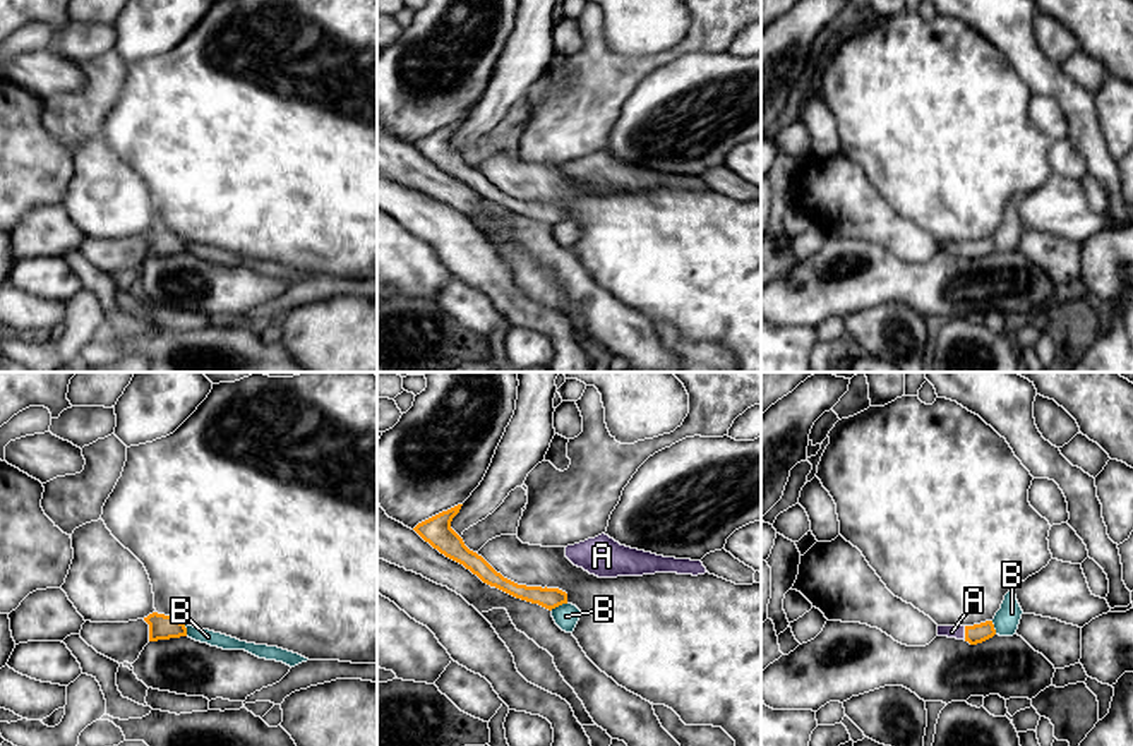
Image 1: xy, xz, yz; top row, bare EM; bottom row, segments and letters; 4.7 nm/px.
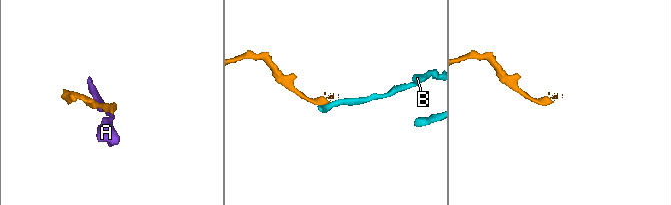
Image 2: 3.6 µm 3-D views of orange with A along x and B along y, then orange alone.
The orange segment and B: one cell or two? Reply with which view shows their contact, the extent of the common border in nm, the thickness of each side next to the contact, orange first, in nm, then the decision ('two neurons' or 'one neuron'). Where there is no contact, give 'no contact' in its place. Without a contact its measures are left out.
xz | 90 nm | 100/120 nm | two neurons

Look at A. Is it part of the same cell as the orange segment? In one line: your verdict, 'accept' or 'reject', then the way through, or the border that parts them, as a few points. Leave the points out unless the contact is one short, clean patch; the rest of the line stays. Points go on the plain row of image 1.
accept | across yz (977, 249), (965, 249), (952, 247)

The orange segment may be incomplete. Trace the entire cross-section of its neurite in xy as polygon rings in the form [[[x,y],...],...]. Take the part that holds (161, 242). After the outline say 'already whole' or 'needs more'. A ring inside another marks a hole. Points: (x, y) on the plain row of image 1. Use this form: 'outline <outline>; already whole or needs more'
outline [[[153,228],[144,237],[149,240],[149,257],[187,252],[185,240],[171,232]]]; already whole

